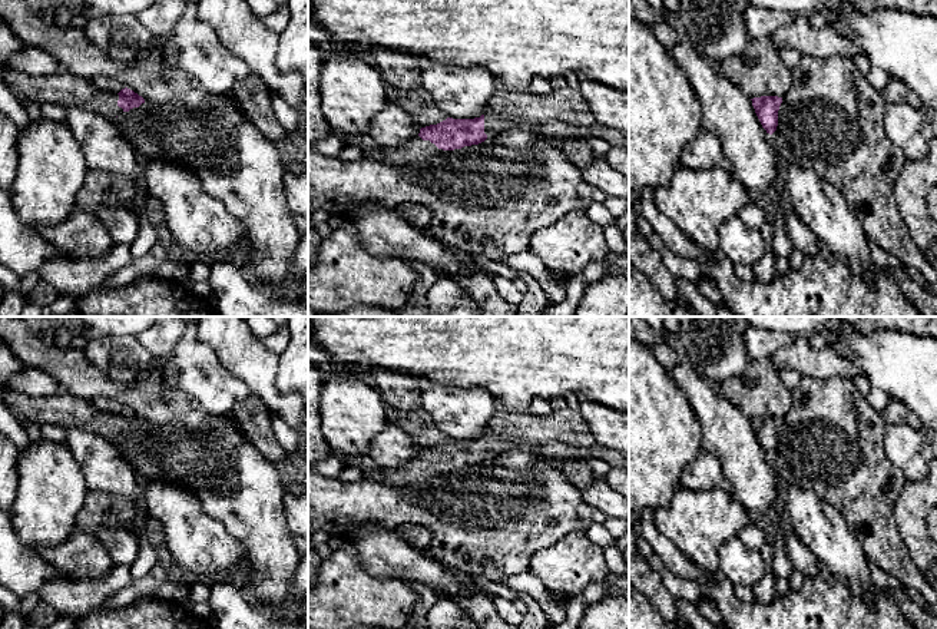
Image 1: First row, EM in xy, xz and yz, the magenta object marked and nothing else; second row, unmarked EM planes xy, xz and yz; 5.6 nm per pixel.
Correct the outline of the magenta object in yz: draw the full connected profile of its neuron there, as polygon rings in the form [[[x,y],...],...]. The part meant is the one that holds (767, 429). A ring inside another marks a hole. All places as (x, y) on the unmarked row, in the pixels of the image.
[[[761,417],[751,421],[762,448],[767,454],[772,456],[778,447],[778,431],[782,424],[782,418]]]

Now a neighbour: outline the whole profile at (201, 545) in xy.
[[[152,481],[142,487],[145,516],[159,520],[173,563],[202,577],[231,577],[239,582],[246,562],[242,543],[222,523],[209,517],[201,500],[173,481]]]

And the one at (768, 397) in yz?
[[[771,360],[754,361],[749,374],[755,378],[752,385],[745,384],[741,378],[726,378],[721,384],[721,394],[749,420],[761,417],[782,418],[791,407],[791,390],[782,383],[781,375],[771,364]]]

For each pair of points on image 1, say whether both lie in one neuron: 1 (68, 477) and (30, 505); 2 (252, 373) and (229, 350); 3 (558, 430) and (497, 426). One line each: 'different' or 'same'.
1: same
2: same
3: same

